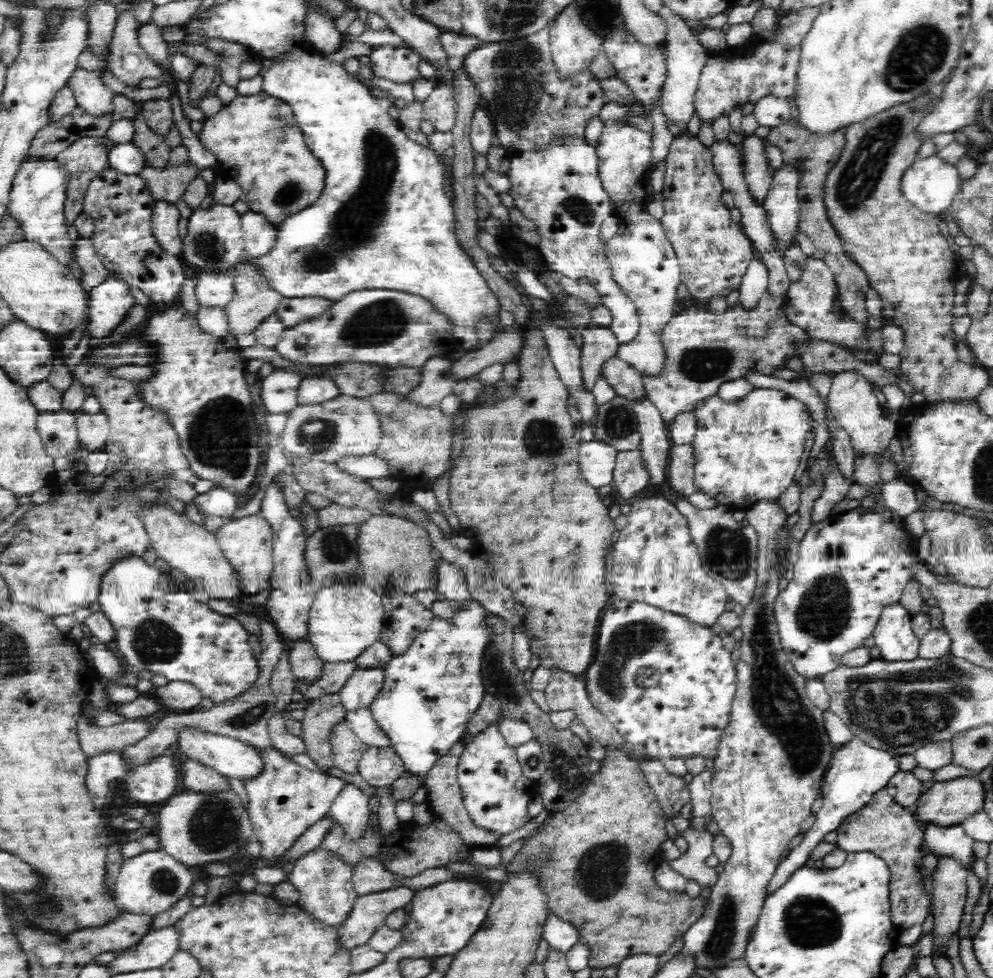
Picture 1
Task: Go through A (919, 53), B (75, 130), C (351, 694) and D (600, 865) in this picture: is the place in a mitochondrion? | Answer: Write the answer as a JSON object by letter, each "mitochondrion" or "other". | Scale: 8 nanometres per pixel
{"A":"mitochondrion","B":"other","C":"other","D":"mitochondrion"}

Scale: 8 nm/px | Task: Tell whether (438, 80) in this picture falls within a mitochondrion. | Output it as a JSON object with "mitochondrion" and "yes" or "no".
{"mitochondrion":"no"}

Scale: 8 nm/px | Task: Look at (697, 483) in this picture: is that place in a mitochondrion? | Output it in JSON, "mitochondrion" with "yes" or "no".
{"mitochondrion":"no"}

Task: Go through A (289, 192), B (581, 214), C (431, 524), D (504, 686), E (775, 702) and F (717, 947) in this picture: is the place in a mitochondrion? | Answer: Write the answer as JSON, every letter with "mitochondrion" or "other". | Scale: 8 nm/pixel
{"A":"mitochondrion","B":"mitochondrion","C":"other","D":"mitochondrion","E":"mitochondrion","F":"mitochondrion"}

